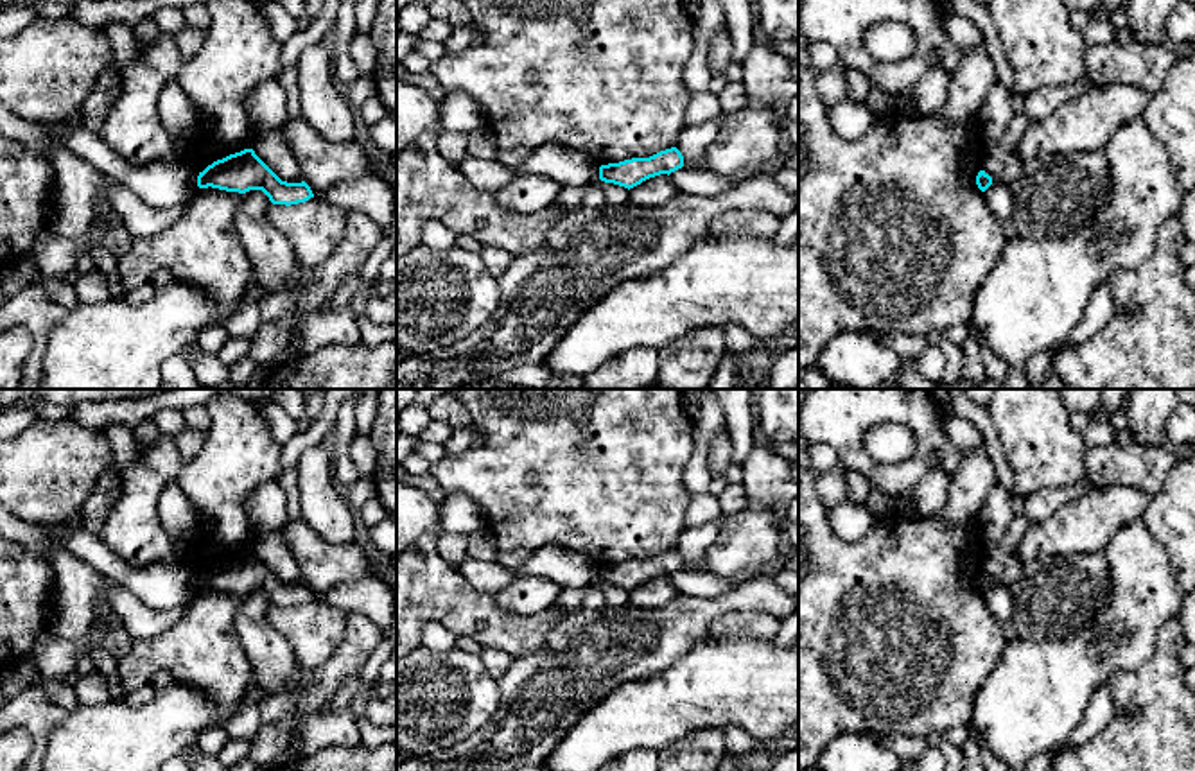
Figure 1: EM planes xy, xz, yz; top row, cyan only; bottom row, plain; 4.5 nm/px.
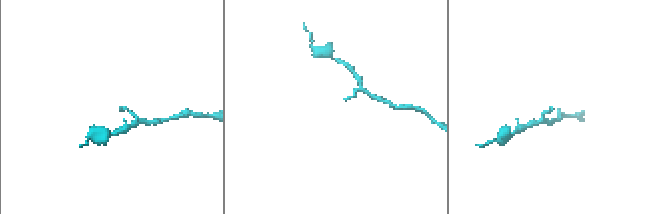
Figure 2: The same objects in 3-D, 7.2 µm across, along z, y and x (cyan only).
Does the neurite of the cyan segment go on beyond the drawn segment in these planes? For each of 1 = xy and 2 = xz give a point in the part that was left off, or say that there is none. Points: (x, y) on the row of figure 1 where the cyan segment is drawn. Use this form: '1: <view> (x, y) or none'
1: none
2: none

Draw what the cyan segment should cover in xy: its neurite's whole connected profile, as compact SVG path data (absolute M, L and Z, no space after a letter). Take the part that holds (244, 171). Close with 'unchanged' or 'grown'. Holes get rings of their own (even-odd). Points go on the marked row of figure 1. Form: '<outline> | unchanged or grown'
M253 149L230 154L214 161L197 176L199 188L219 188L226 192L246 194L262 190L273 204L298 204L314 197L310 186L282 181Z | unchanged

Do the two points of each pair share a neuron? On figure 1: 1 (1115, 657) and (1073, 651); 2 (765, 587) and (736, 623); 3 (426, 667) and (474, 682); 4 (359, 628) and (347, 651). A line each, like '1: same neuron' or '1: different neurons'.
1: same neuron
2: different neurons
3: same neuron
4: same neuron

